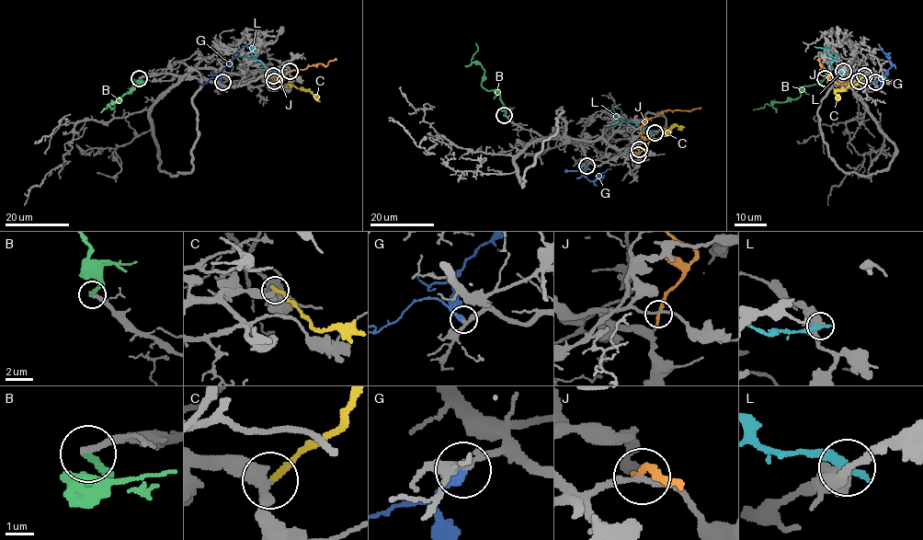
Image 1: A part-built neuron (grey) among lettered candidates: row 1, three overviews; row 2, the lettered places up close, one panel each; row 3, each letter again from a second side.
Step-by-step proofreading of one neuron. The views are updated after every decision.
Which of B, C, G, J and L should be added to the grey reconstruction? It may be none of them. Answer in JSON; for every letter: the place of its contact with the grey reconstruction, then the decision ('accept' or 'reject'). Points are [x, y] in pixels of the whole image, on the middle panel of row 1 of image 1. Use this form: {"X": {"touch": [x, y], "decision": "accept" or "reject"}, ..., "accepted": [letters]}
{"B": {"touch": [504, 115], "decision": "reject"}, "C": {"touch": [638, 155], "decision": "reject"}, "G": {"touch": [586, 166], "decision": "accept"}, "J": {"touch": [639, 149], "decision": "reject"}, "L": {"touch": [655, 132], "decision": "reject"}, "accepted": ["G"]}

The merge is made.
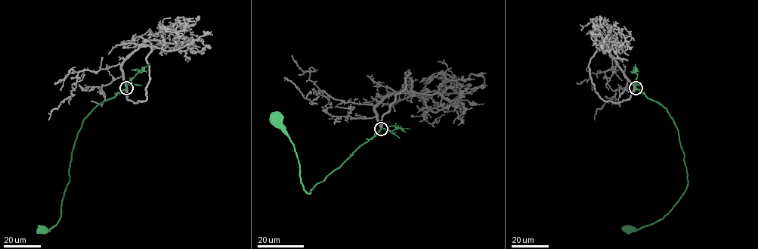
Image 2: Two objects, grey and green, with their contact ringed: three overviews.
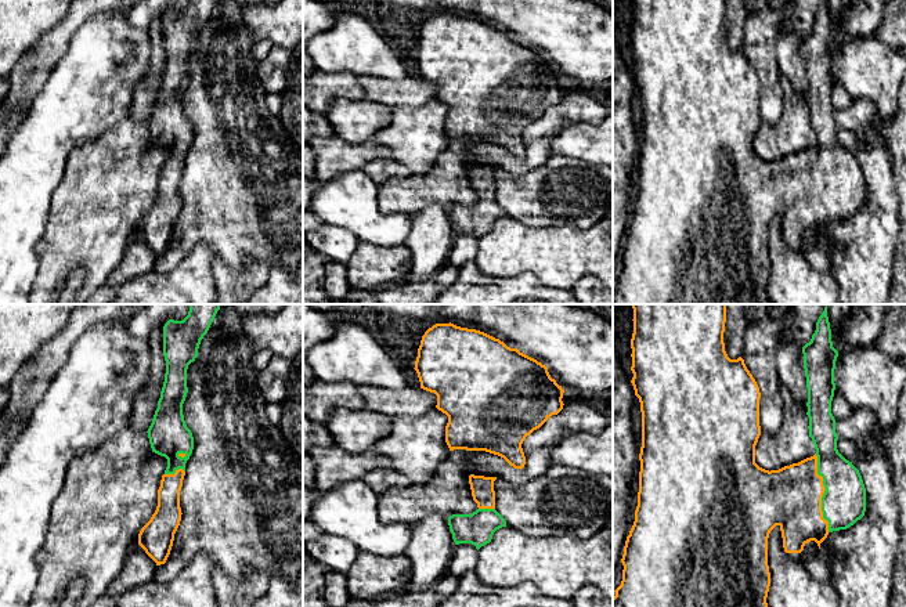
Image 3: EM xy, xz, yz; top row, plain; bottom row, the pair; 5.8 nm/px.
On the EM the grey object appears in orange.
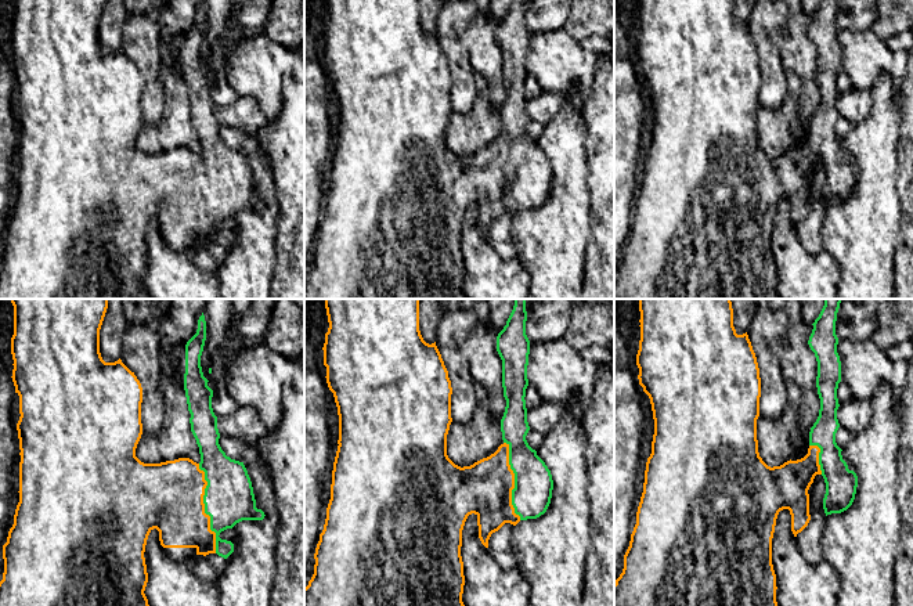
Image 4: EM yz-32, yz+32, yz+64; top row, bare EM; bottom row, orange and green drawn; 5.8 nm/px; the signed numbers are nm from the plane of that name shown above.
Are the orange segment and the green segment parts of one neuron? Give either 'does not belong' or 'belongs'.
belongs

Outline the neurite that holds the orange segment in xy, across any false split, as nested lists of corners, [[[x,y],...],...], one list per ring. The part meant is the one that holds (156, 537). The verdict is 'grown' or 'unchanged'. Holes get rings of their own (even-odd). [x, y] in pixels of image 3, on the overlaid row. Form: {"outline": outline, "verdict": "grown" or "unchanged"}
{"outline": [[[189,304],[188,315],[183,321],[169,319],[163,326],[166,373],[158,408],[147,433],[152,452],[165,456],[167,459],[167,467],[158,489],[156,510],[138,534],[138,545],[156,566],[166,563],[173,546],[174,534],[181,521],[180,491],[185,476],[185,463],[194,449],[194,437],[183,415],[183,404],[188,393],[187,369],[198,357],[201,340],[207,333],[220,306],[221,304]]], "verdict": "grown"}

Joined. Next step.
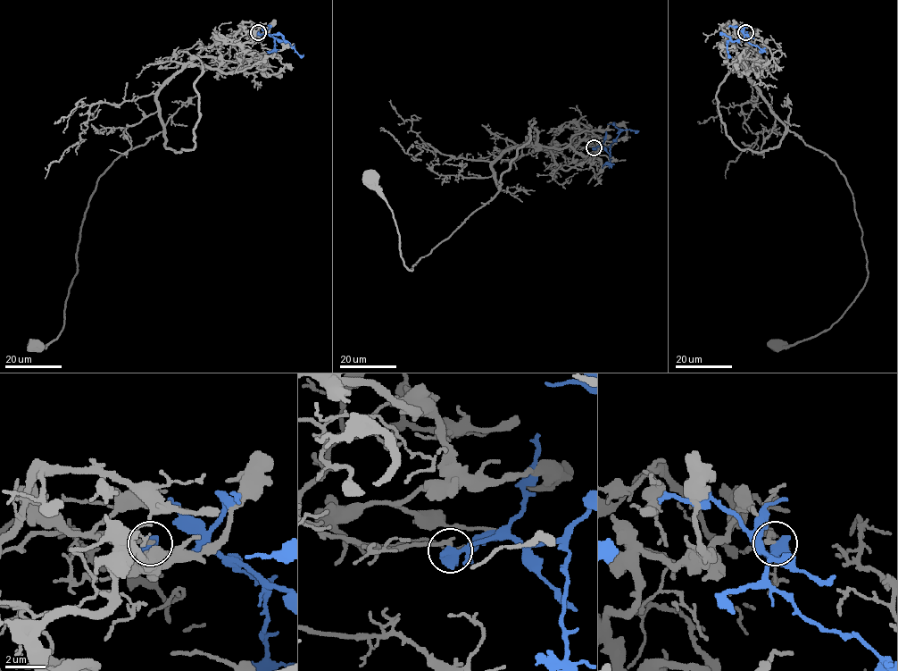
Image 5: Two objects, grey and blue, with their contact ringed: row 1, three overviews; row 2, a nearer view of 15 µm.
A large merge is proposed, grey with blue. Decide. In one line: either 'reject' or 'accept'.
reject

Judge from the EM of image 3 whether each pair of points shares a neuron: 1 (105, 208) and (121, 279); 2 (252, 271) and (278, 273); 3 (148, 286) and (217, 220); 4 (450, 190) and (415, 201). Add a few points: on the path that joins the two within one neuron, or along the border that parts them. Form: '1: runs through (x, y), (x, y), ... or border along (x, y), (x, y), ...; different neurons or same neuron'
1: border along (133, 237), (127, 242), (119, 264), (96, 289); different neurons
2: border along (271, 268), (267, 281), (257, 289); different neurons
3: border along (187, 253), (169, 271), (154, 271); different neurons
4: runs through (441, 190), (426, 190), (423, 192); same neuron

